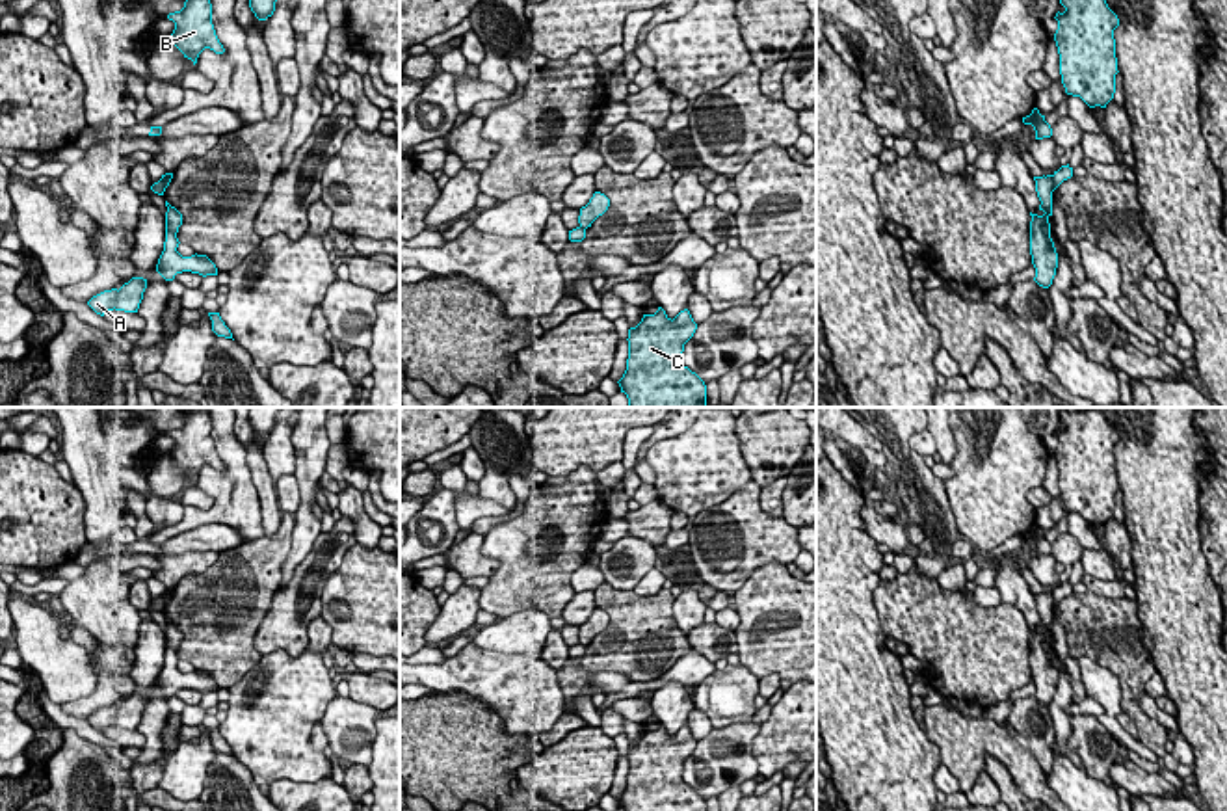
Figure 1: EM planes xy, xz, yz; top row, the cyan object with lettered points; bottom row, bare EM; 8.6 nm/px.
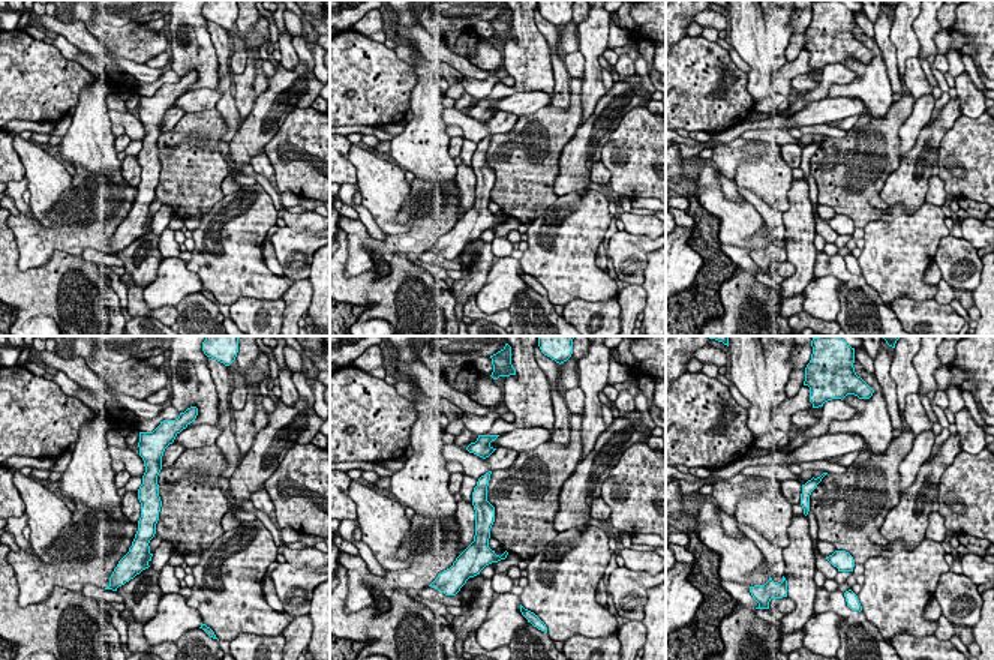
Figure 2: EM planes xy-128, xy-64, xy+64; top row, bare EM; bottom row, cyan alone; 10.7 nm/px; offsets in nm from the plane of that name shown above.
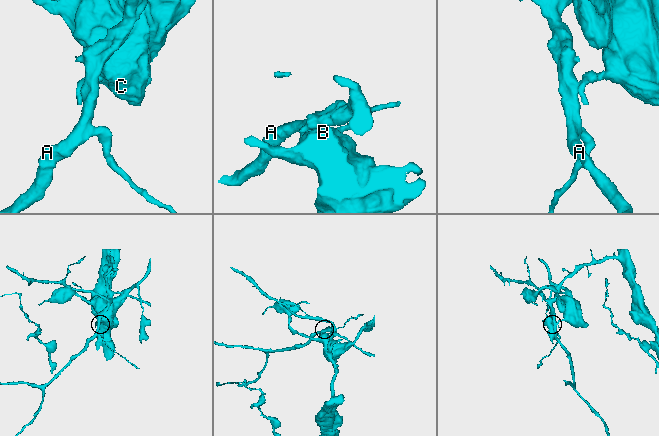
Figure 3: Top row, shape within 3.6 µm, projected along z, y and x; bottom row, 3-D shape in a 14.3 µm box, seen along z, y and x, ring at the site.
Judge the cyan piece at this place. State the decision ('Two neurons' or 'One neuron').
Two neurons

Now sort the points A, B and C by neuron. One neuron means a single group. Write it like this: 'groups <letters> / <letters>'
groups A / B C

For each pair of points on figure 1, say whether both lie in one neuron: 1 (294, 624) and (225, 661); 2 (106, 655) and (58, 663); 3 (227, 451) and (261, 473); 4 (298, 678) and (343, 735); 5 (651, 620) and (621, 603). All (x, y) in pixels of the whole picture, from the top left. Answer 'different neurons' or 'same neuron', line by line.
1: different neurons
2: different neurons
3: different neurons
4: different neurons
5: same neuron

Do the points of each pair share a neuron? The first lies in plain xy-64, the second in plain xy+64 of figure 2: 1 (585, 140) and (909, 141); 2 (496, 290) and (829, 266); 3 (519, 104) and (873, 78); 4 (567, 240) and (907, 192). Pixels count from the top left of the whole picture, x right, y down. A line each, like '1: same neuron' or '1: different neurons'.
1: different neurons
2: different neurons
3: different neurons
4: different neurons

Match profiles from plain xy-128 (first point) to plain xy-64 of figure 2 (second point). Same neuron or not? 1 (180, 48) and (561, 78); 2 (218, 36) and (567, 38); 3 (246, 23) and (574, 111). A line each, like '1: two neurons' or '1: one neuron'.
1: two neurons
2: two neurons
3: one neuron

